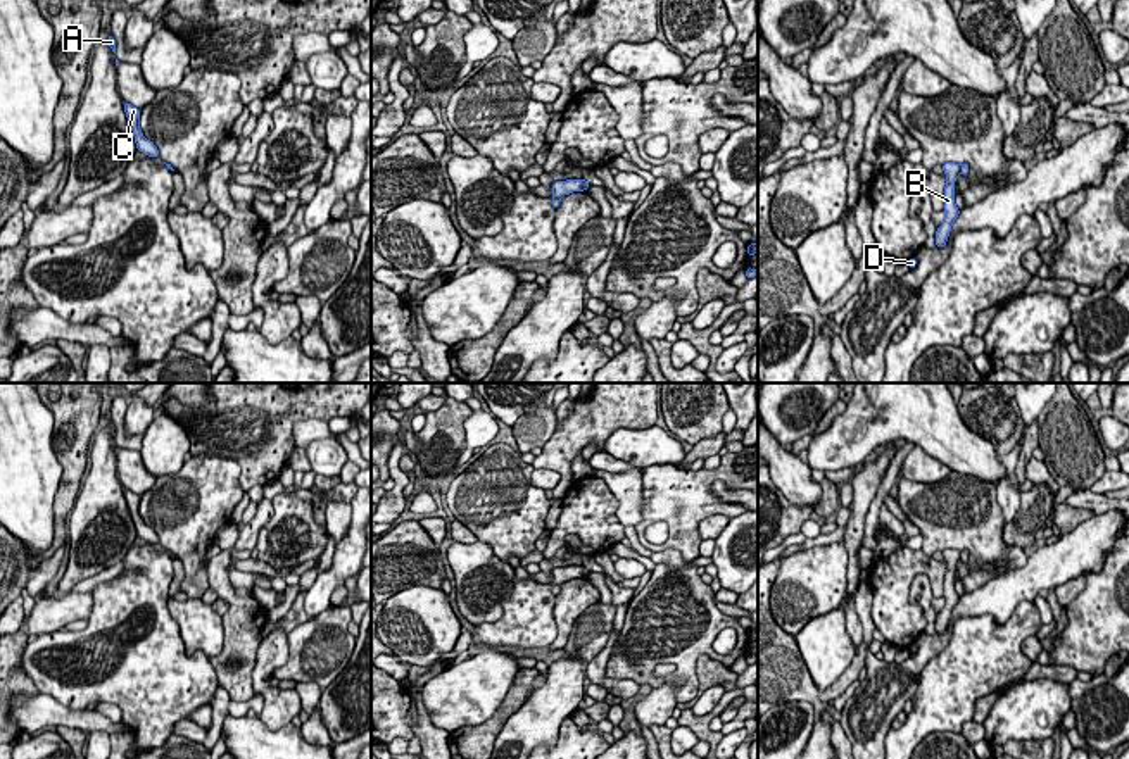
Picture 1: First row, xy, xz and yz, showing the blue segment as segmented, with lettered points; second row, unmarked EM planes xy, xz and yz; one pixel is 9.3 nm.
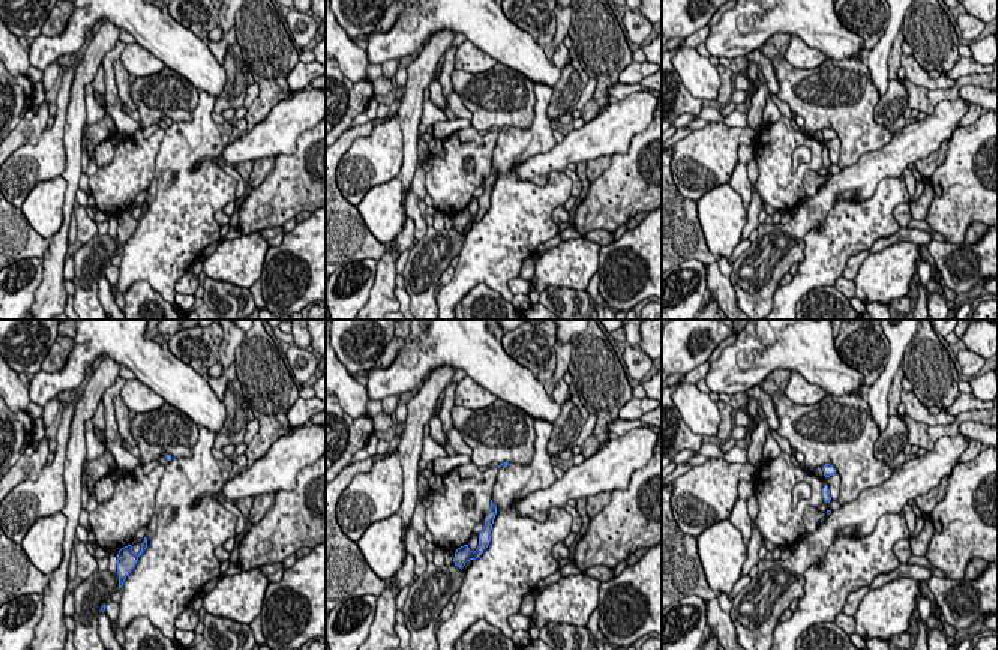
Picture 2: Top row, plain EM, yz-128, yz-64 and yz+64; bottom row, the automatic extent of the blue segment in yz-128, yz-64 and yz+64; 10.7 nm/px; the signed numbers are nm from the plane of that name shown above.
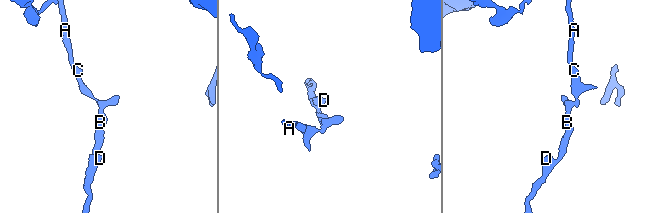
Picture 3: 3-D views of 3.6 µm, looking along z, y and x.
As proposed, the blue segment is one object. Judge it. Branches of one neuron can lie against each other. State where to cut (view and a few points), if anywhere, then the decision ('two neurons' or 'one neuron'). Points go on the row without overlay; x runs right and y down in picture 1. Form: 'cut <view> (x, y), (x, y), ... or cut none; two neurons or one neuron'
cut yz (958, 552), (960, 558); two neurons

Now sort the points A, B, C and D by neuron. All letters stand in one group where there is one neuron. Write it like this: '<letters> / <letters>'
A C / B D

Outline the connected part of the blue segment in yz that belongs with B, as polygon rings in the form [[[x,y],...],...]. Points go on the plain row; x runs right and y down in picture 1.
[[[944,549],[943,559],[946,561],[948,568],[944,574],[944,595],[943,595],[946,604],[936,618],[936,633],[939,635],[946,631],[951,612],[960,600],[960,595],[955,590],[955,568],[956,568],[956,562],[960,561],[960,552],[955,549]]]

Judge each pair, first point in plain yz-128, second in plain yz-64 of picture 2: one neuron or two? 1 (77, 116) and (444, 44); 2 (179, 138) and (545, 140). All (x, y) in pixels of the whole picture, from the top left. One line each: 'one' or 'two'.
1: one
2: one

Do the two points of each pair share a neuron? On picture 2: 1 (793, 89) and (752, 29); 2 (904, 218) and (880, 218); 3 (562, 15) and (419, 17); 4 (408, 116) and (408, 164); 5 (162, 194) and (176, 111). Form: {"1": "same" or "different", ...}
{"1": "different", "2": "different", "3": "different", "4": "same", "5": "different"}

